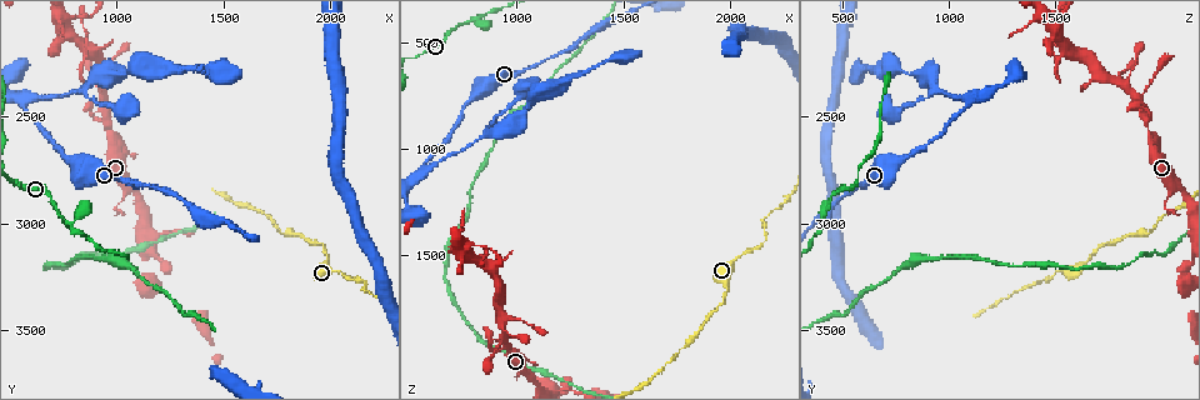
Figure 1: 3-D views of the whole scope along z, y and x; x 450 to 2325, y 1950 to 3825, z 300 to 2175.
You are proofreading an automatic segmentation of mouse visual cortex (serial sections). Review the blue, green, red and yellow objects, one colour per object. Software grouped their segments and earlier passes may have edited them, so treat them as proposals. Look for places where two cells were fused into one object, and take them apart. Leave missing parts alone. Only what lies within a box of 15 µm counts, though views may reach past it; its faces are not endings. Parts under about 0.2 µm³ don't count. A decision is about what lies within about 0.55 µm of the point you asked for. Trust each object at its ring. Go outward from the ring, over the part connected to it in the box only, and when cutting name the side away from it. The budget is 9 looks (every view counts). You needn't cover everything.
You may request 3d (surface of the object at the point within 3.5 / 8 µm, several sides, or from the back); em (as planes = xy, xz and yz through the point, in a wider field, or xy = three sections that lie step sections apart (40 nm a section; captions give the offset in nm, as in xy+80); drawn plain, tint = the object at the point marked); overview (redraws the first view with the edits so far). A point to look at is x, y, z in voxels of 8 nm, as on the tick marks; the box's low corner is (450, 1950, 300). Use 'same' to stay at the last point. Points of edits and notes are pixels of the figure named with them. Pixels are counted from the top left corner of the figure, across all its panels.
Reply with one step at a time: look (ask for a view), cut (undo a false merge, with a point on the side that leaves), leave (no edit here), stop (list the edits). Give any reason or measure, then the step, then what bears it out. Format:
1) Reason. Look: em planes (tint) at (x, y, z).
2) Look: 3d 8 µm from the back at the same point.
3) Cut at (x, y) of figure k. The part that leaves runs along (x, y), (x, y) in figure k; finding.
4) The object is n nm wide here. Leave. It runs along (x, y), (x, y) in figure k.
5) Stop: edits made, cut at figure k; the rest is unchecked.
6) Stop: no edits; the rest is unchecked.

Abrupt turn. Look: 3d 8 µm at (2160, 3260, 1430).

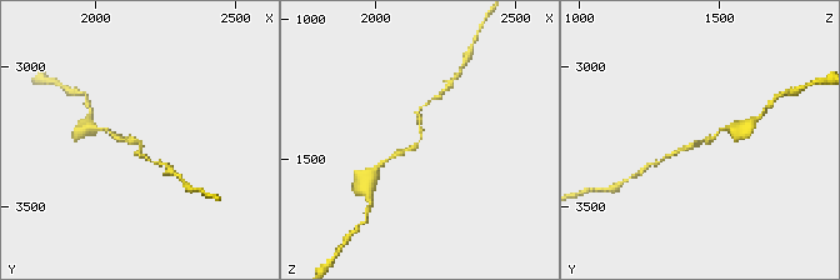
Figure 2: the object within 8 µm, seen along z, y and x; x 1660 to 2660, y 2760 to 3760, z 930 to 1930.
Look: 3d 3.5 µm at (2160, 3270, 1420).

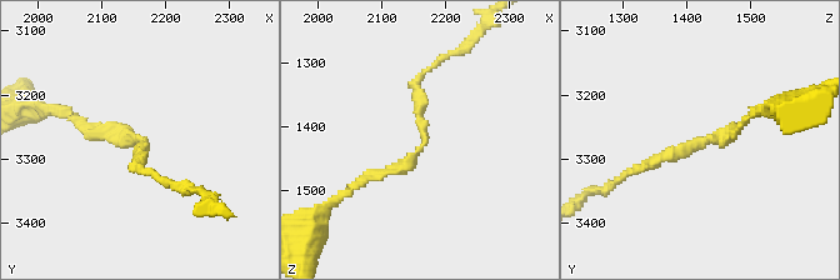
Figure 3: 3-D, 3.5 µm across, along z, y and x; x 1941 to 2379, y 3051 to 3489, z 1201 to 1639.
The arms are 150, 150 nm wide. Look: em xy step 5 (tint) at (2165, 3270, 1425).

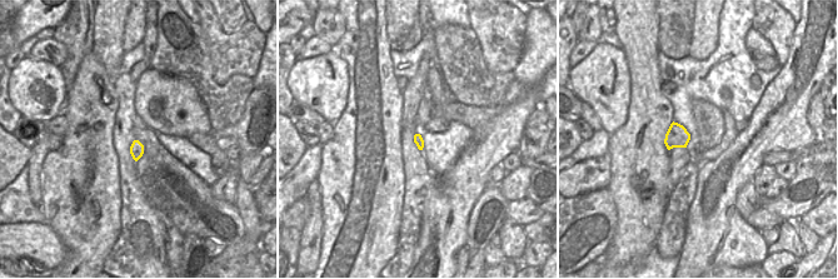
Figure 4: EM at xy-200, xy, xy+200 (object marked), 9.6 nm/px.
Leave. Continuous, no second cell.

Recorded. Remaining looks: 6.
Thin neck. Look: 3d 3.5 µm at (960, 2550, 1930).

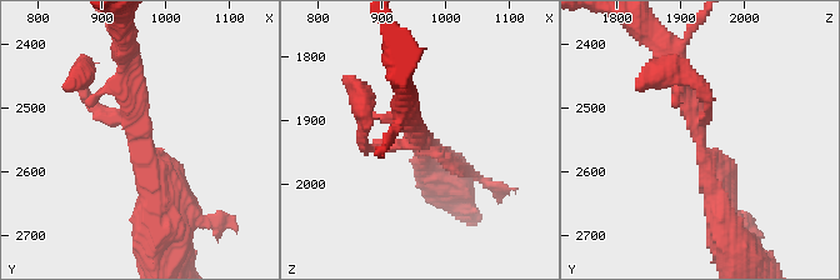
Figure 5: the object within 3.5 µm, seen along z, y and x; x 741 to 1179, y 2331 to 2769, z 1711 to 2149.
Shape alone is not enough. Look: em planes (tint) at (965, 2555, 1930).

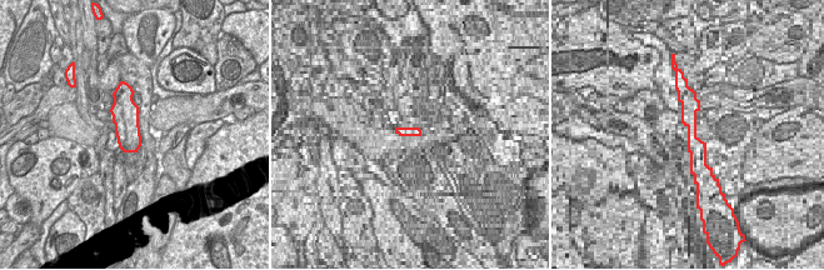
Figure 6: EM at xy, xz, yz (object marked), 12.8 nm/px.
The object is 360 nm wide here. Leave. It runs along (724, 226), (681, 69) in figure 5; one cell here.

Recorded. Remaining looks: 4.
Three-way junction. Look: 3d 3.5 µm from the back at (570, 2430, 1090).

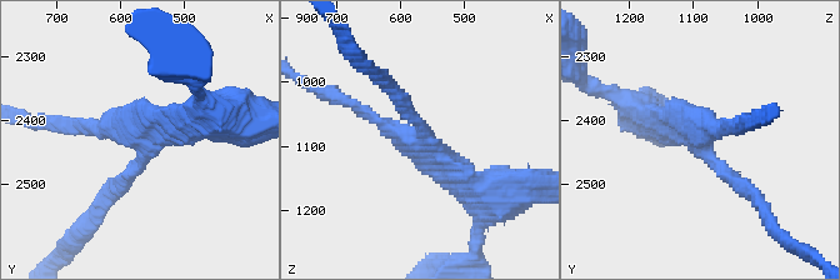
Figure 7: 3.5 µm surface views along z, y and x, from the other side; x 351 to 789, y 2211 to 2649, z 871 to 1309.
Look: em xy step 3 (tint) at (570, 2435, 1090).

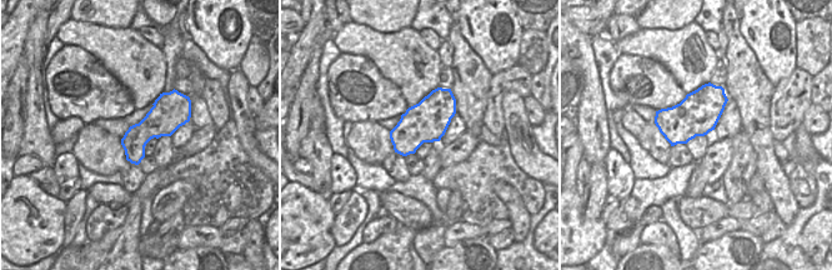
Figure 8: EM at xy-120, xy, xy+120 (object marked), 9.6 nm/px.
Look: em xy step 5 (tint) at the same point.

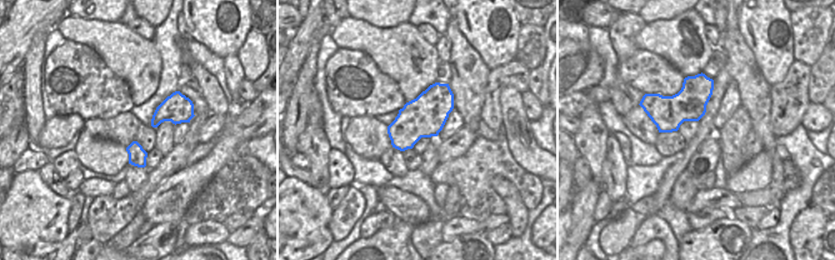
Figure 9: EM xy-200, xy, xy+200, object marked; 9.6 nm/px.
Leave. It runs along (110, 195), (141, 145), (65, 126) in figure 7; all the same cell.

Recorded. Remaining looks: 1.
Thin neck. Look: 3d 3.5 µm at (840, 2380, 940).

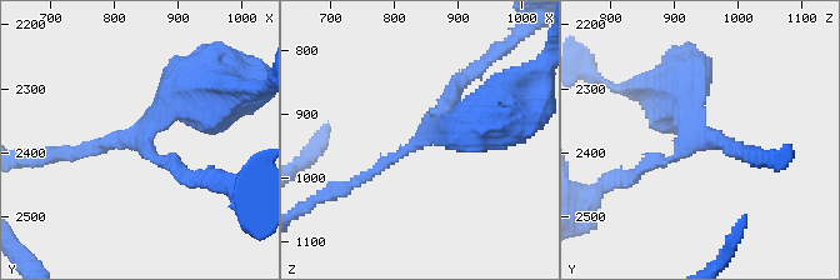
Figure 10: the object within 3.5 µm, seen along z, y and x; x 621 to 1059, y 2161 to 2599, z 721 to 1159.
3 arms meet here. Leave. It runs along (356, 183), (433, 129), (486, 119) in figure 10; one cell here.

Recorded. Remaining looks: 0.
Stop: no edits; the rest is unchecked.

